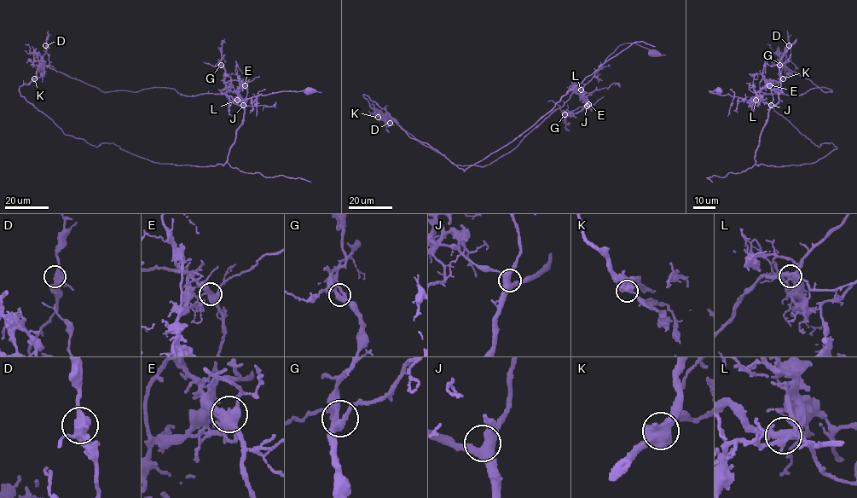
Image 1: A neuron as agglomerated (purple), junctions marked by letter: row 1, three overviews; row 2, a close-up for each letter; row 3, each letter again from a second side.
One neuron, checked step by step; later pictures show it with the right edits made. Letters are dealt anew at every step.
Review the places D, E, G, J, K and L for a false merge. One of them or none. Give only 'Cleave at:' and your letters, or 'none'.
Cleave at: E

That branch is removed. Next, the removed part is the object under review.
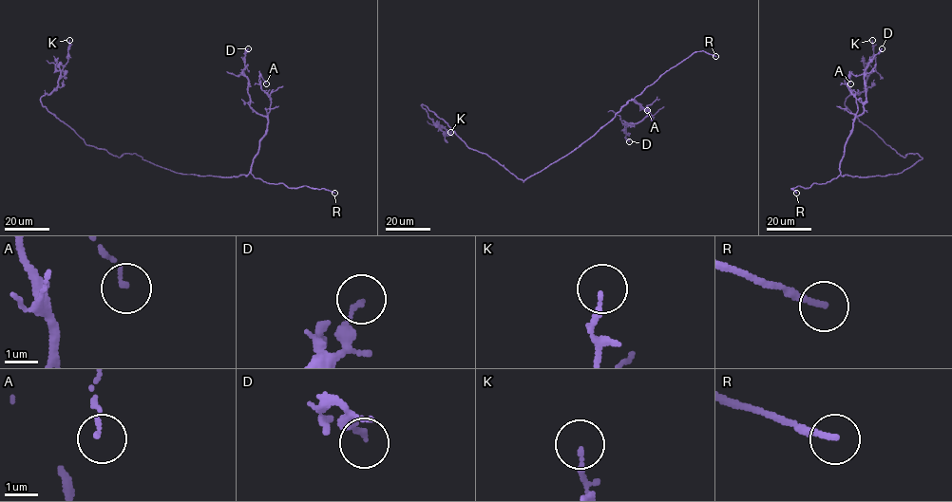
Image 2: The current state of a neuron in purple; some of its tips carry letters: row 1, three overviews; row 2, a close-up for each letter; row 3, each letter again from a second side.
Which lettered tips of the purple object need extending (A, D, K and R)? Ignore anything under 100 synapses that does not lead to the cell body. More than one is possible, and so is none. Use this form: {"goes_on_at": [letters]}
{"goes_on_at": ["R"]}

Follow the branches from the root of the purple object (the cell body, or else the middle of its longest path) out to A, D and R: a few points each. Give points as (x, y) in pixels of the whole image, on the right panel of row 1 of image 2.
A: (909, 167), (885, 176), (841, 175), (840, 163), (857, 110), (856, 98), (847, 88), (849, 75), (850, 83)
D: (909, 167), (867, 176), (841, 176), (840, 170), (853, 119), (863, 112), (866, 100), (864, 70), (882, 48)
R: (909, 167), (885, 176), (841, 176), (841, 173), (826, 183), (791, 188), (796, 193)

